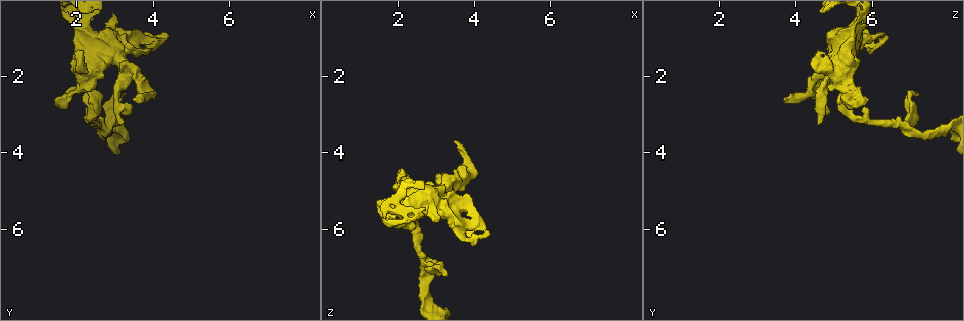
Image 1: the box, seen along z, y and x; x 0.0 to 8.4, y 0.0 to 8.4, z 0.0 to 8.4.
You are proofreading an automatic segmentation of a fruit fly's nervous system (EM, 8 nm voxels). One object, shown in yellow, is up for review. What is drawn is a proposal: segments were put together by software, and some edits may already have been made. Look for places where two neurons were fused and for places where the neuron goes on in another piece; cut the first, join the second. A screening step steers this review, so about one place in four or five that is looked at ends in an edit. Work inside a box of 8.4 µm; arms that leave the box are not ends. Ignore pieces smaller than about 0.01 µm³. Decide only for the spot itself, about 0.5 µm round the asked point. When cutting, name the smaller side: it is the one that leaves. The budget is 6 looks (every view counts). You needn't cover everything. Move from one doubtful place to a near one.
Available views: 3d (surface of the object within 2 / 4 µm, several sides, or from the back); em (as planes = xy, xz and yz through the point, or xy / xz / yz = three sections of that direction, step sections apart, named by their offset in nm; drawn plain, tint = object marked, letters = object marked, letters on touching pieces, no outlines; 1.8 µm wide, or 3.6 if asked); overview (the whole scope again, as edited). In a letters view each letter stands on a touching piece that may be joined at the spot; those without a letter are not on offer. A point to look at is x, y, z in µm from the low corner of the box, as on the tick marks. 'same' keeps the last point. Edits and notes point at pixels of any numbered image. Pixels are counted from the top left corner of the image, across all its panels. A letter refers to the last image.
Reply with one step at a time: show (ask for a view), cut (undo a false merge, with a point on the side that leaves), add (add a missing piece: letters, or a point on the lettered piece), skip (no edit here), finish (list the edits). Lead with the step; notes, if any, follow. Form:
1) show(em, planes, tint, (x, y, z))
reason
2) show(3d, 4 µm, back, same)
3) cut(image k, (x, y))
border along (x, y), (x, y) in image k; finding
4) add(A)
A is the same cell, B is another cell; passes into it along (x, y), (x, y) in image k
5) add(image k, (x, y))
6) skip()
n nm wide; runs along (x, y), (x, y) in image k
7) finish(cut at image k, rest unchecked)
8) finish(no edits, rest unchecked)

show(3d, 4 µm, (2.75, 3.40, 6.90))
branch point

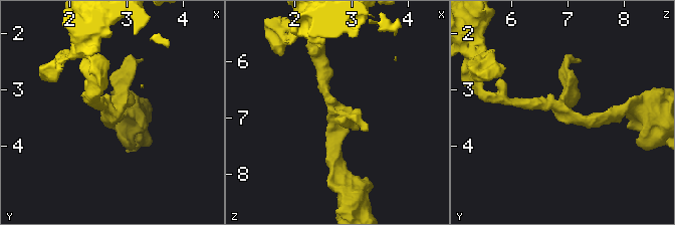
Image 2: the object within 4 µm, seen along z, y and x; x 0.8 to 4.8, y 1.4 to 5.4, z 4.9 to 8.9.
show(em, planes, letters, (2.70, 3.35, 6.85))
now the EM

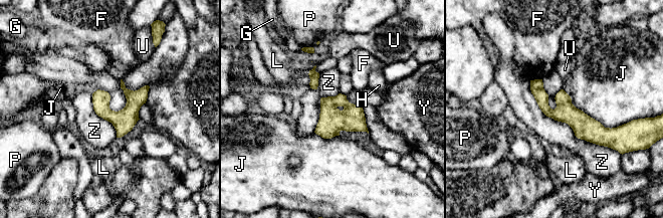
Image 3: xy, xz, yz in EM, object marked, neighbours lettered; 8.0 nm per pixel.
skip()
F, G, H, J, L, P, U, Y and Z are other cells; 3 arms; border along (529, 81), (546, 116), (616, 151) in image 3; all the same neuron

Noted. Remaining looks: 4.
show(3d, 4 µm, (3.80, 1.00, 5.90))
sharp bend

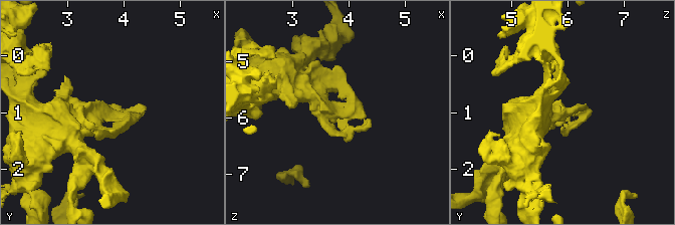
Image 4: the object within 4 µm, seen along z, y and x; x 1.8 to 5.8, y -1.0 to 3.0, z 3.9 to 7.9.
show(em, planes, plain, (3.80, 1.00, 5.90))
shape alone is not enough

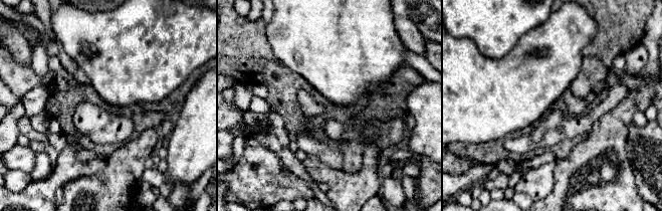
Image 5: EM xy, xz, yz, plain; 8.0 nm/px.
show(em, planes, letters, same)

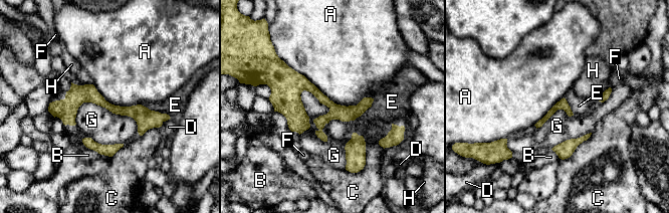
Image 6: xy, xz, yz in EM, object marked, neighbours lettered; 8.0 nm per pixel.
skip()
A touches over 800 nm; A, B, C, D, E, F, G and H are other cells; all the same neuron

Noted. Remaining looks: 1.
finish(no edits, rest unchecked)

